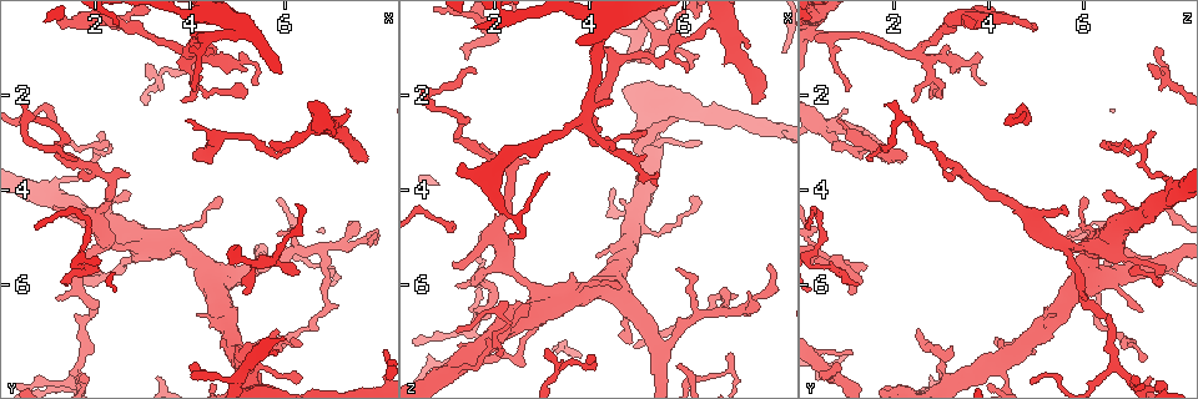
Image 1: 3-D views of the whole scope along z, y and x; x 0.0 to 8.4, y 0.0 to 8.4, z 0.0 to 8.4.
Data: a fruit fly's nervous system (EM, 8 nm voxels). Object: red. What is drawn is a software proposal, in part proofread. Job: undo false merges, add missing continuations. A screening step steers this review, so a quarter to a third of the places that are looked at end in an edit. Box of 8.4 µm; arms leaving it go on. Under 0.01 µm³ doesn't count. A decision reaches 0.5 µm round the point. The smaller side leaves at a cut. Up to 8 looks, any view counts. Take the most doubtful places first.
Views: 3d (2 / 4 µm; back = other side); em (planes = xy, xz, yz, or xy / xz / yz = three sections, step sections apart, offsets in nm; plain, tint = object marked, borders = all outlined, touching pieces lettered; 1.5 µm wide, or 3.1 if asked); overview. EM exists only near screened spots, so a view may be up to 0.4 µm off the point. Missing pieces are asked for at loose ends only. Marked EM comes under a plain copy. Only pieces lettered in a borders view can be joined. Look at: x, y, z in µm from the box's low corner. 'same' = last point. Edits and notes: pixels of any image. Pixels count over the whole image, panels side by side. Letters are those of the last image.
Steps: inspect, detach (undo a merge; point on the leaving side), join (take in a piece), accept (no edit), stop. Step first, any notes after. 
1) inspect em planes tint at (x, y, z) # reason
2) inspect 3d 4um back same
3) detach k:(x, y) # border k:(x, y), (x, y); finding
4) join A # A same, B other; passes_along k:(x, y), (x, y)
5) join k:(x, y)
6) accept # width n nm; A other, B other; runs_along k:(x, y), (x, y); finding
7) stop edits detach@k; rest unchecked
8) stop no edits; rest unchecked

inspect em xy step 8 tint at (6.20, 5.85, 1.20) # thin end

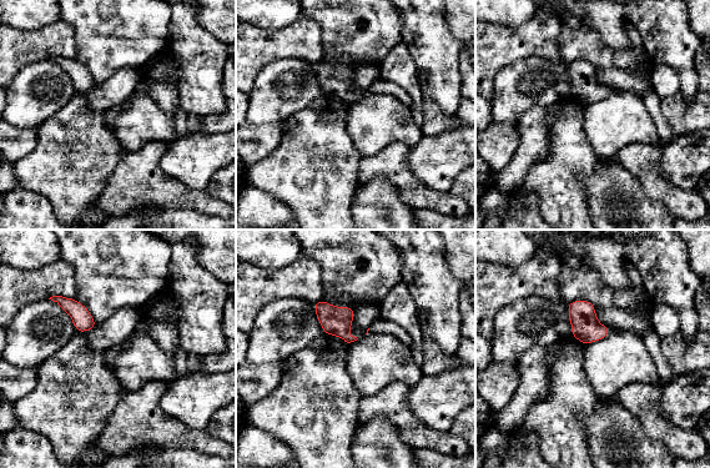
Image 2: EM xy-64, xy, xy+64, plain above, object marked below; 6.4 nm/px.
inspect em planes borders same # another direction

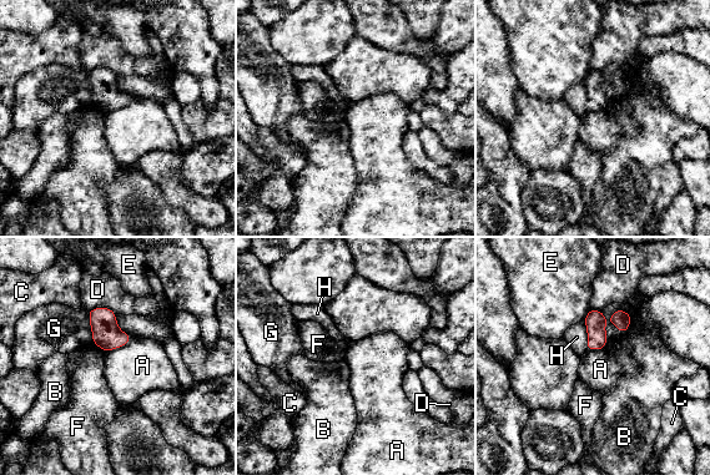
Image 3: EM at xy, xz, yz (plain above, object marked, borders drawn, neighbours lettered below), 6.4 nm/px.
accept # A other, B other, C other, D other, E other, F other, G other, H other; border 3:(132, 339), (105, 353); no lettered piece goes on from it

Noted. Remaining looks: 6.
inspect em planes tint at (1.10, 4.05, 7.75) # side arm on a straight run

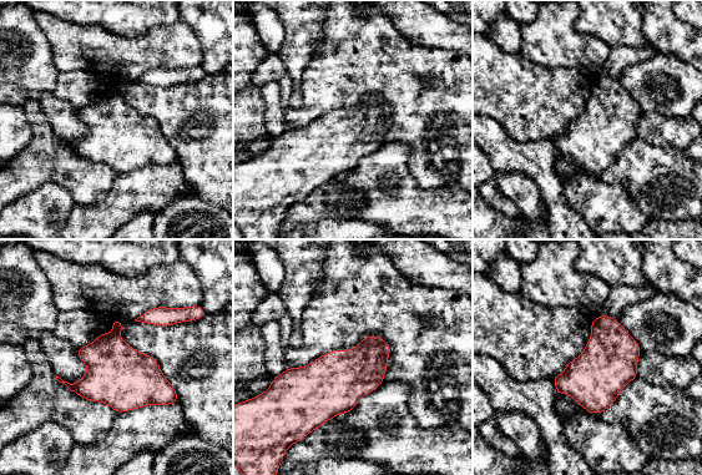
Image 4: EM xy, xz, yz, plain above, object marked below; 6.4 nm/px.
inspect em planes borders same # see the neighbours

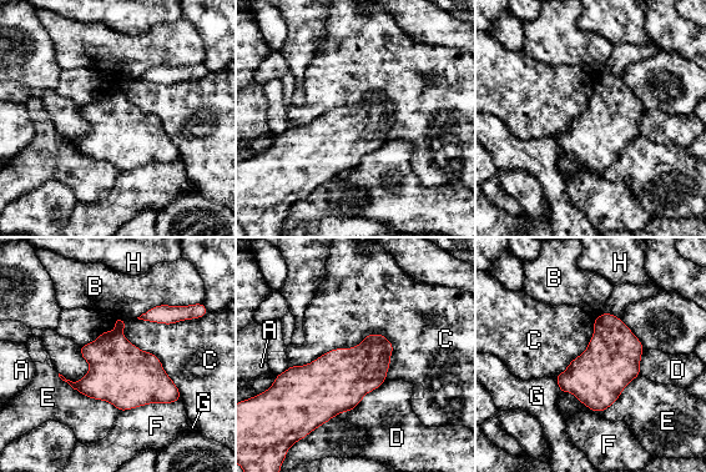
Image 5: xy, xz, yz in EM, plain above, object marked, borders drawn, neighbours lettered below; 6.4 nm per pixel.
accept # width 360 nm; A other, B other, C other, D other, E other, F other, G other, H other; continuous, no second neuron

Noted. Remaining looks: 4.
inspect em xy step 4 borders at (4.30, 1.95, 2.95) # narrows sharply

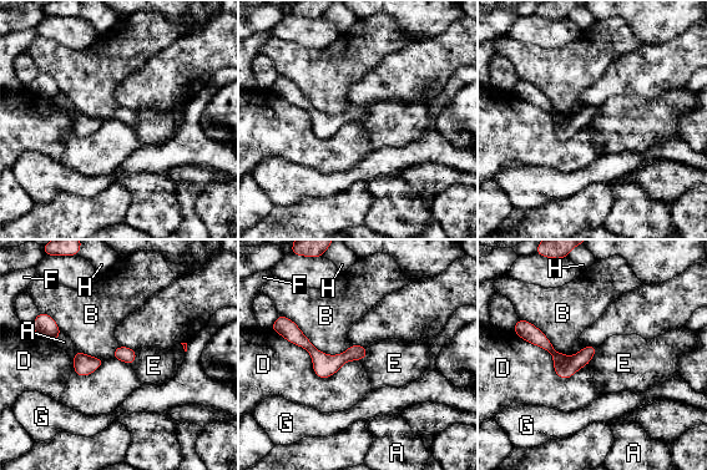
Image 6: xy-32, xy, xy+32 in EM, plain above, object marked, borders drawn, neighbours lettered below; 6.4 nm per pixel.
accept # longest_contact D 600 nm; A other, B other, D other, E other, F other, G other, H other; runs_along 6:(281, 318), (322, 360), (363, 354); one neuron here

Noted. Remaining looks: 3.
stop no edits; rest unchecked

